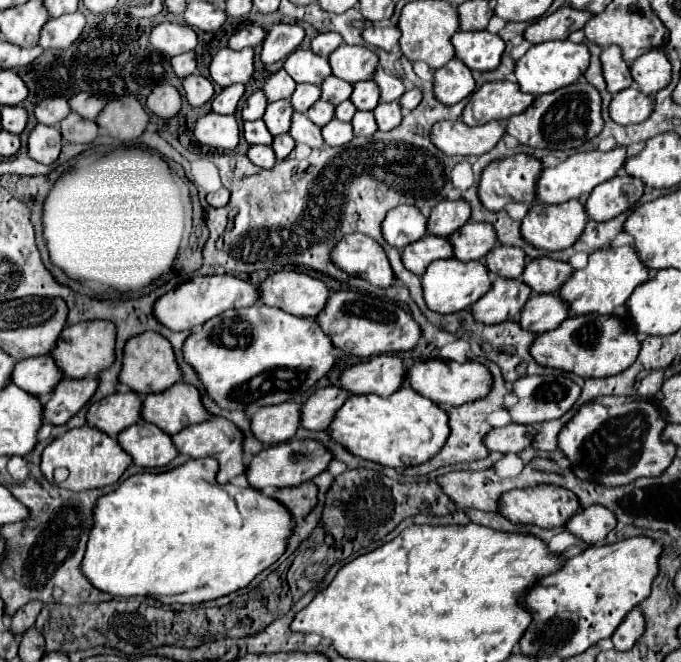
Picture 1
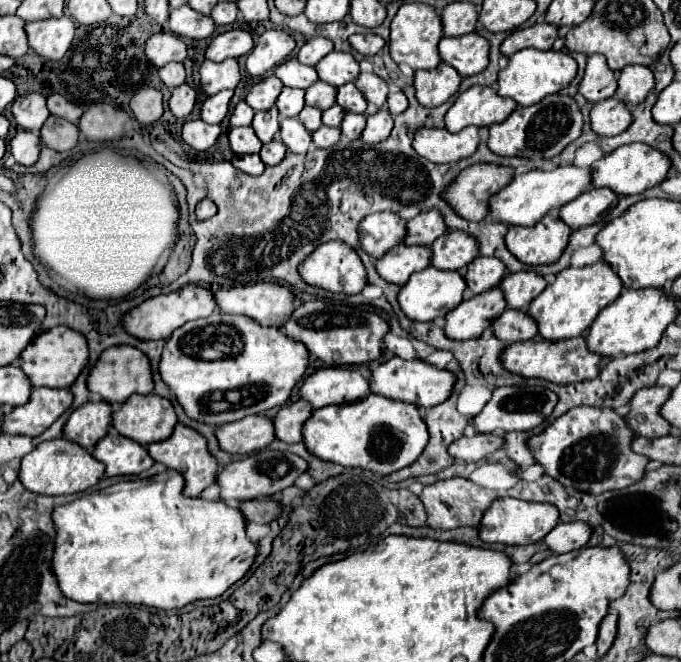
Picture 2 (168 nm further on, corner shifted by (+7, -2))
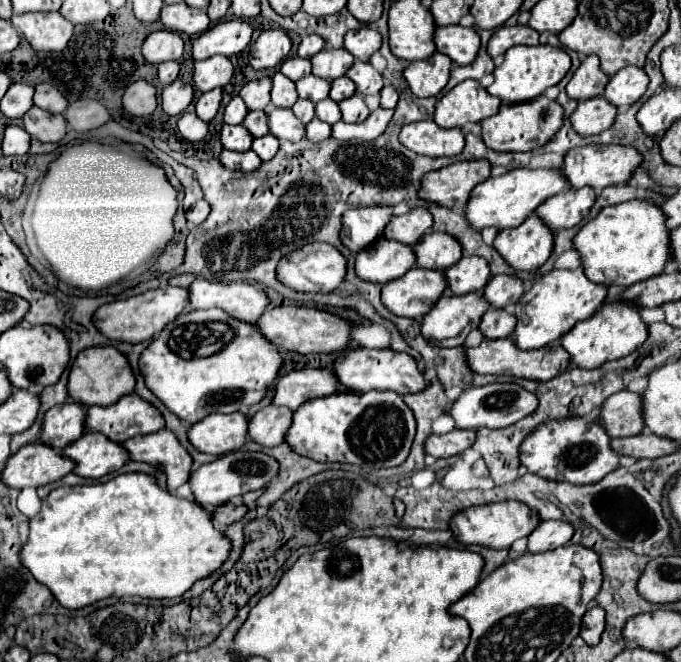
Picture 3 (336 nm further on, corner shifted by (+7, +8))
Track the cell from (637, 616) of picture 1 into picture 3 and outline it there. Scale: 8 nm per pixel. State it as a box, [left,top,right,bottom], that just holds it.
[579,604,605,646]

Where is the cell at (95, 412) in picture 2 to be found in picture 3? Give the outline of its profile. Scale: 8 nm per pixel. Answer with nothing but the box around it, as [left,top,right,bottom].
[41,402,87,450]

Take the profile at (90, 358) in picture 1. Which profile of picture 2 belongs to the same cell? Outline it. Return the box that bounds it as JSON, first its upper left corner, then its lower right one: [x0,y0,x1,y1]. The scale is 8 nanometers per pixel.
[17,326,89,388]

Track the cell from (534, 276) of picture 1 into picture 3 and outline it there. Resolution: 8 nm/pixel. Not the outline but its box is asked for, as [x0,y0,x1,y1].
[483,274,525,310]

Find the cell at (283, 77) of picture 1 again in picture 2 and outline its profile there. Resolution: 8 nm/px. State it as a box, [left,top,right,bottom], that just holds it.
[245,76,283,112]

